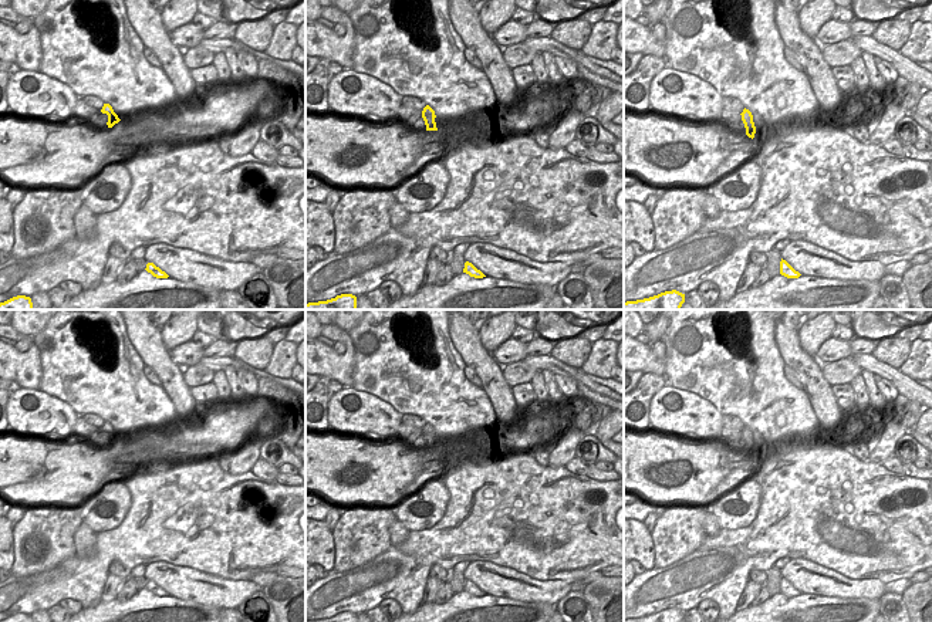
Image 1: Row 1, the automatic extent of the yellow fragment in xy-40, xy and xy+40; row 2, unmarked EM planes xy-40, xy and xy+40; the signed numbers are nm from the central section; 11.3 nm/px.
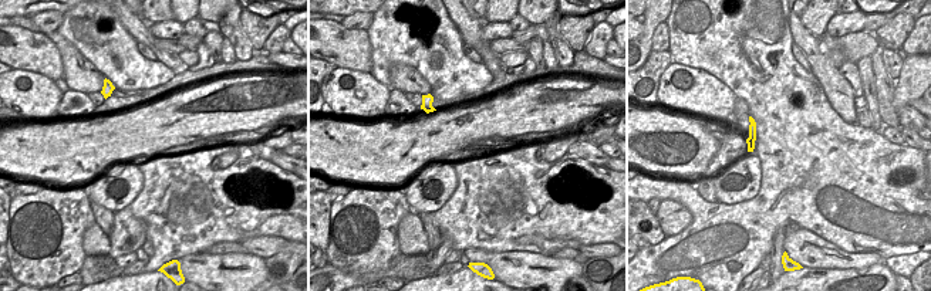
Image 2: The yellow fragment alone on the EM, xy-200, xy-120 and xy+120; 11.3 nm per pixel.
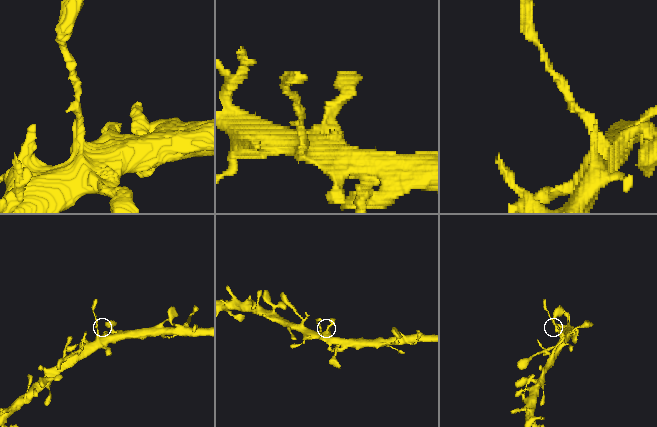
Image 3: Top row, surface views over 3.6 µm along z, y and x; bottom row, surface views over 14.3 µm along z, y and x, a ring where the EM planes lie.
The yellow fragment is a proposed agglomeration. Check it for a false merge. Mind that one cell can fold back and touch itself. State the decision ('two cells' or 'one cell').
two cells

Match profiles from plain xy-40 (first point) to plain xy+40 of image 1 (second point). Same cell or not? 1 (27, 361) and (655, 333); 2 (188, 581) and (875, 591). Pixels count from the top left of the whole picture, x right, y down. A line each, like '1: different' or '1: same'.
1: different
2: same

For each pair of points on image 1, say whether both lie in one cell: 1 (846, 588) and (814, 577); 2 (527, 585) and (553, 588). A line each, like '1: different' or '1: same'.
1: same
2: same

